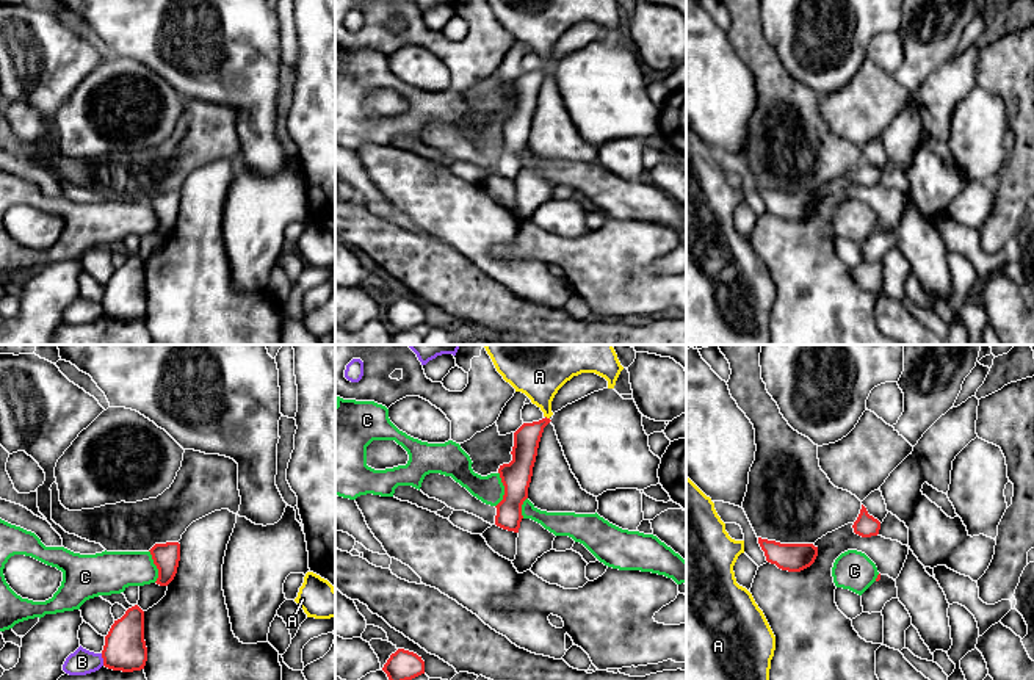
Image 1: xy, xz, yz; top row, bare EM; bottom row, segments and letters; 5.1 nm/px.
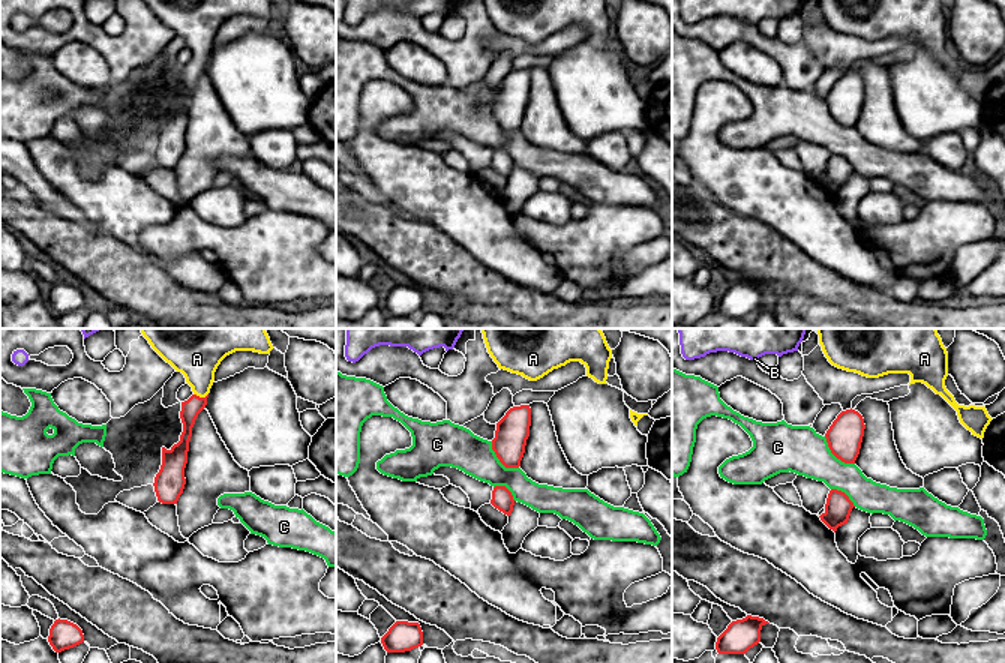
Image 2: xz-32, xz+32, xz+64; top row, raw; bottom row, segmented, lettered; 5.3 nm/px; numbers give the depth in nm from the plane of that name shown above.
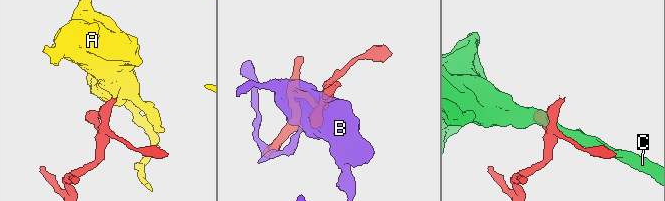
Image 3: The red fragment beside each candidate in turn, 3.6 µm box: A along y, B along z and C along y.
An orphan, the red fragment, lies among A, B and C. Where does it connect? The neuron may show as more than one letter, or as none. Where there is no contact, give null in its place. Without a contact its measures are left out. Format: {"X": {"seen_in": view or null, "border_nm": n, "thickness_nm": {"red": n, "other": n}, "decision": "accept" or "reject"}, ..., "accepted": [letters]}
{"A": {"seen_in": "xz", "border_nm": 30, "thickness_nm": {"red": 140, "other": 240}, "decision": "accept"}, "B": {"seen_in": "xy", "border_nm": 70, "thickness_nm": {"red": 220, "other": 140}, "decision": "reject"}, "C": {"seen_in": "xz", "border_nm": 180, "thickness_nm": {"red": 160, "other": 150}, "decision": "reject"}, "accepted": ["A"]}

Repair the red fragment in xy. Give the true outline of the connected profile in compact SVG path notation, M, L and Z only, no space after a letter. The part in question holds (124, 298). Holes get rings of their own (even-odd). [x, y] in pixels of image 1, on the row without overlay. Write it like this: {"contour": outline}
{"contour": "M135 254L114 269L102 299L103 315L113 320L141 320L147 310L144 260Z"}

